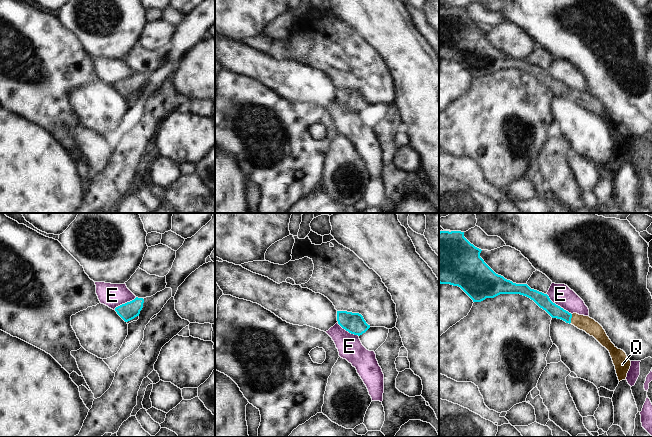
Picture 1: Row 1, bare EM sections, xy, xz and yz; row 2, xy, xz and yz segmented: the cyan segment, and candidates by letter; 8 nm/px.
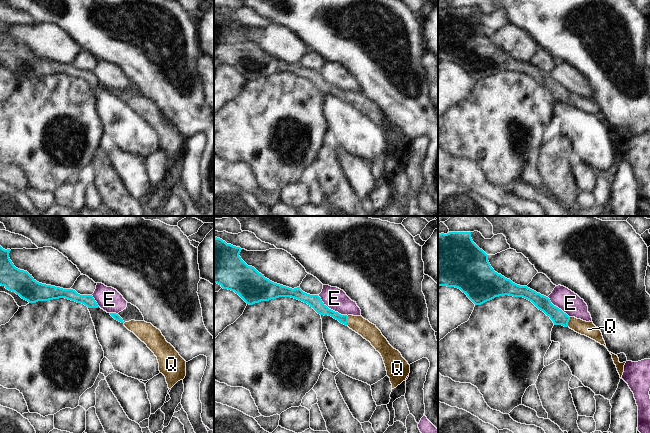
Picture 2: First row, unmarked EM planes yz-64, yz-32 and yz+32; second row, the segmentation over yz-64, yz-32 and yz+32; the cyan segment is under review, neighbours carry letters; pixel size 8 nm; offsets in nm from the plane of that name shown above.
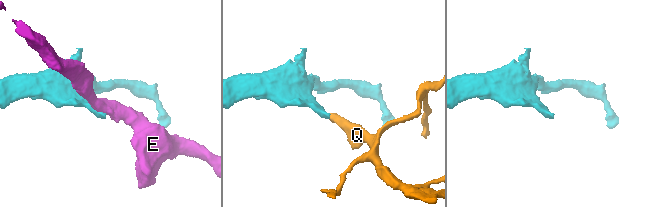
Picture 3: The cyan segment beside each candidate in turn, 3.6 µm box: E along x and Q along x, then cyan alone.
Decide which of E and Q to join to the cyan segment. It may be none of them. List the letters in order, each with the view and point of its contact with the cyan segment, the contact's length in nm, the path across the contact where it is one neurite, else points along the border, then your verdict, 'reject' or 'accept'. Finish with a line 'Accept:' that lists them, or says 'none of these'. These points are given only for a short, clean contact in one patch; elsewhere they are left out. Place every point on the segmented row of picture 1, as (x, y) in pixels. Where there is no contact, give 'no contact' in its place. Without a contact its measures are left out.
E: contact yz (557, 305); length 260 nm; border yz (546, 294), (553, 302), (571, 314); reject
Q: contact yz (571, 317); length 70 nm; way yz (544, 302), (553, 310), (571, 317), (590, 326); accept
Accept: Q

